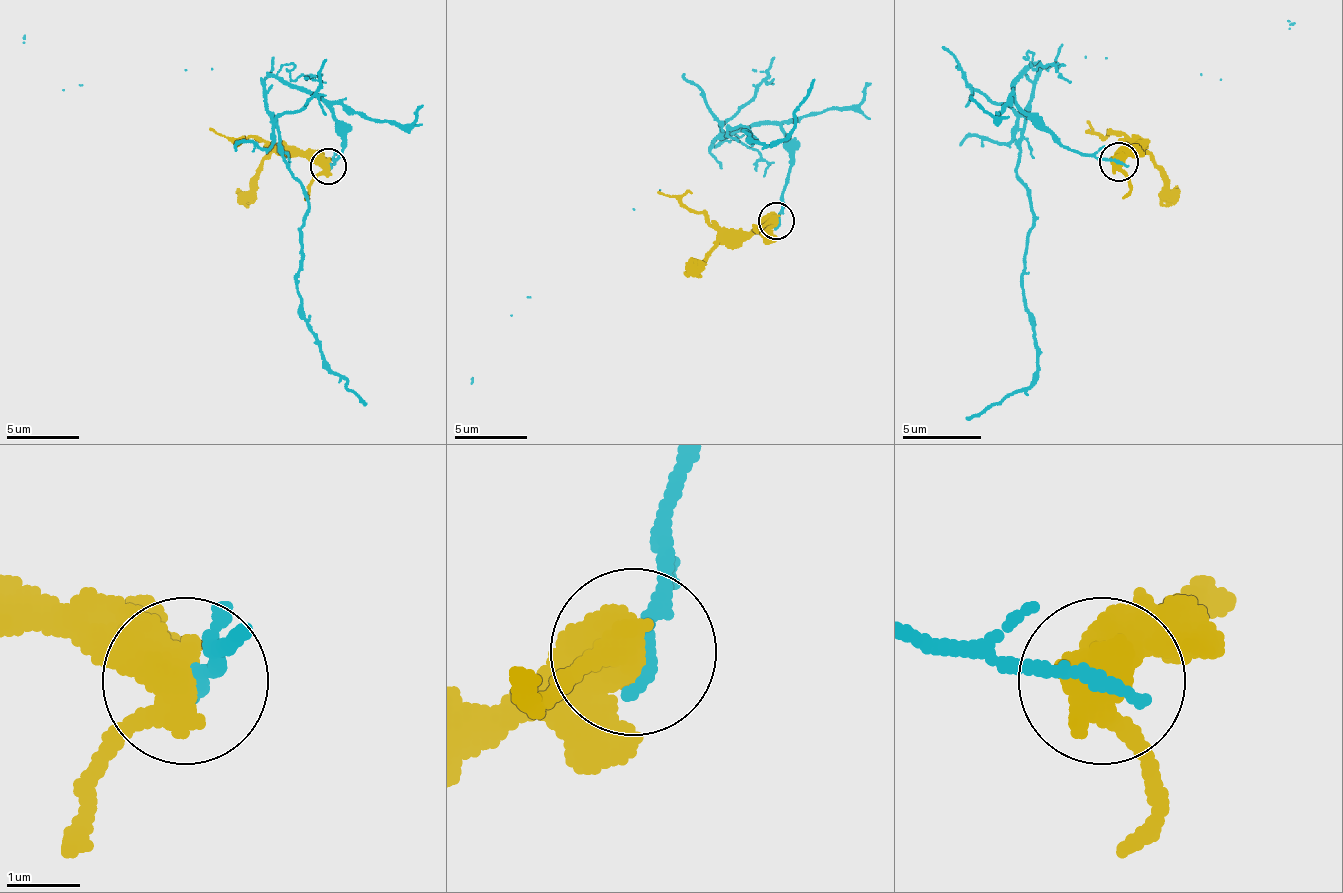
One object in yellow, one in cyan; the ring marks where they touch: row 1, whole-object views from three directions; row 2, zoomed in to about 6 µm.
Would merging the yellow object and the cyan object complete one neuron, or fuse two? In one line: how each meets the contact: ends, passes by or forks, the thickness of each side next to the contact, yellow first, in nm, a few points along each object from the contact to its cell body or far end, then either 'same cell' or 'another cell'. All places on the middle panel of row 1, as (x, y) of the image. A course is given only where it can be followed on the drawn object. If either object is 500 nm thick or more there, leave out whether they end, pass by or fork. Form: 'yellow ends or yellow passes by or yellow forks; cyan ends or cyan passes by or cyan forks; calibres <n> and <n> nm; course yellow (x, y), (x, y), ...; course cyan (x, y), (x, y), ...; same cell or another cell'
calibres 600 and 200 nm; course yellow (775, 221), (764, 221), (750, 232), (724, 232), (702, 214), (659, 192); course cyan (779, 221), (790, 138), (775, 123), (764, 123), (713, 141), (735, 127), (768, 145), (793, 127), (815, 80); another cell

